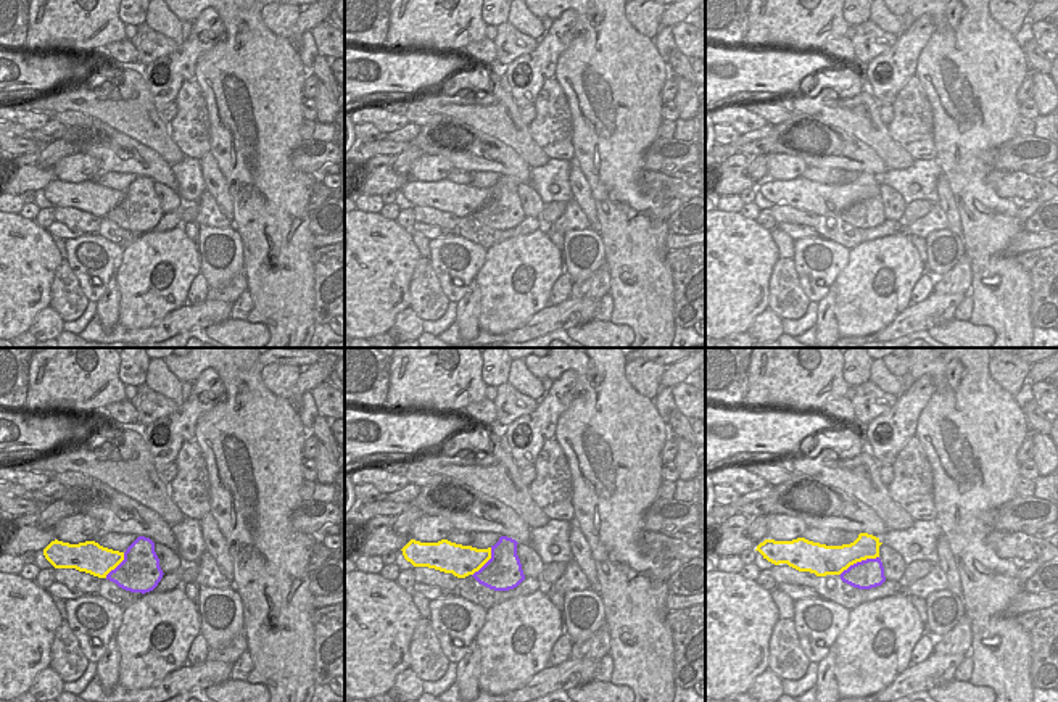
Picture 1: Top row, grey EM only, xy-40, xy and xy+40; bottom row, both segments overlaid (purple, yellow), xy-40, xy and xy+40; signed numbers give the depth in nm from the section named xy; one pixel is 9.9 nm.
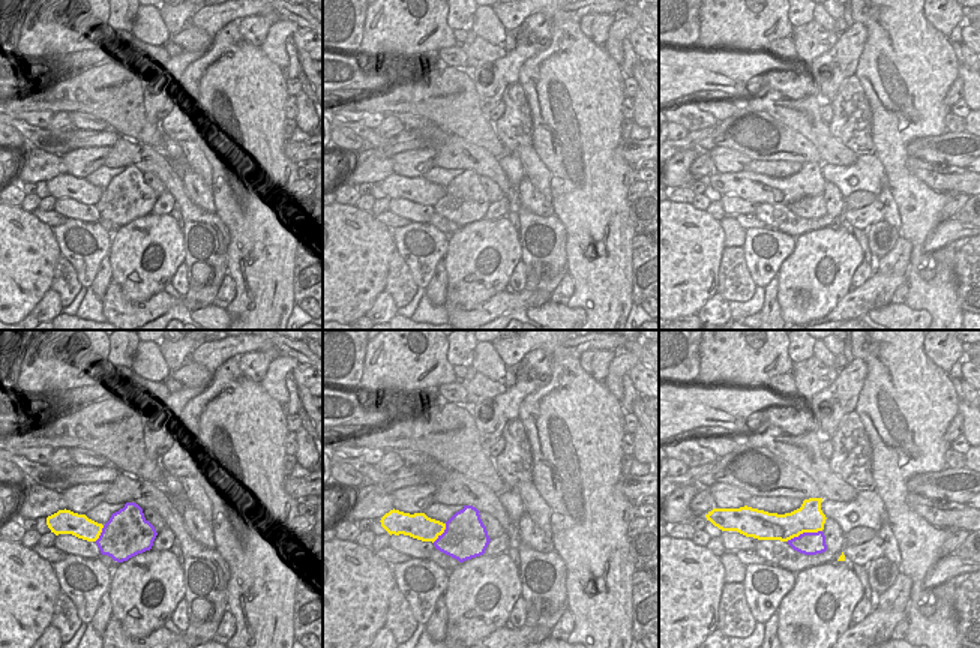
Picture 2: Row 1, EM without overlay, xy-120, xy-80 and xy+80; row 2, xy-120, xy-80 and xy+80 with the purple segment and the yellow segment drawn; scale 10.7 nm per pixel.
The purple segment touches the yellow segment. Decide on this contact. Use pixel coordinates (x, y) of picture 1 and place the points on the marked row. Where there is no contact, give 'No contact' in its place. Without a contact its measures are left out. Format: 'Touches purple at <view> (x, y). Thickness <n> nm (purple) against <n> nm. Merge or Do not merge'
Touches purple at xy+40 (859, 562). Thickness 300 nm (purple) against 280 nm. Do not merge.

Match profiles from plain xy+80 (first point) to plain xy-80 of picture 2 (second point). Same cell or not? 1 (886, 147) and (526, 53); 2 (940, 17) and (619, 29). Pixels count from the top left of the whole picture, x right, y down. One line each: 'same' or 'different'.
1: different
2: different

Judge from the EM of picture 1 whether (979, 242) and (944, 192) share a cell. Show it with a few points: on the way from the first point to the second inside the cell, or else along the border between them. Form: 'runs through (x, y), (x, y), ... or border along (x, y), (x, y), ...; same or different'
border along (944, 176), (958, 214), (962, 235); different

